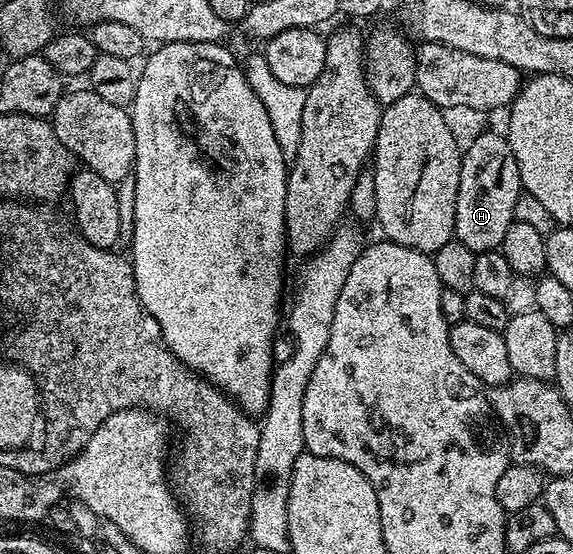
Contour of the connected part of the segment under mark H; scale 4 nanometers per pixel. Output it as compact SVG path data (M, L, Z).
M504 133L481 134L461 156L458 200L455 204L454 235L456 241L475 252L500 247L507 228L514 222L517 197L523 193L519 164Z

